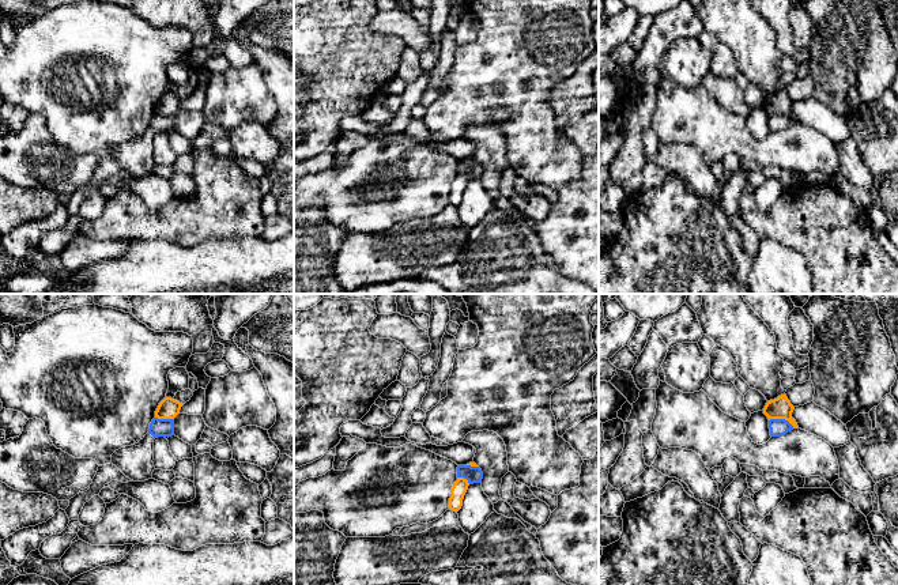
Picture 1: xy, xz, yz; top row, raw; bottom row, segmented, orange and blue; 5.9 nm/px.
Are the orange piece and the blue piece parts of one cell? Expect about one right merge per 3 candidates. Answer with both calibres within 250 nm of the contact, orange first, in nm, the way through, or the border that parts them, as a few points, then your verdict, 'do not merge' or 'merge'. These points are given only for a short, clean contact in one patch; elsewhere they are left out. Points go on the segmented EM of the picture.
130 nm thick on the orange side, 100 nm on the other; border along yz (769, 419), (785, 419), (793, 427); do not merge

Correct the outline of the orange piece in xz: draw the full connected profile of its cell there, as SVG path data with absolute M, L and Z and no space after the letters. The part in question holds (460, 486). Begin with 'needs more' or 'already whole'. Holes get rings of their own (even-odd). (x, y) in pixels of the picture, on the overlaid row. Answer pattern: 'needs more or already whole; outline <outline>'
already whole; outline M457 478L454 482L452 490L450 490L450 498L449 498L449 509L453 512L459 512L463 506L464 495L468 490L468 480L464 478Z

